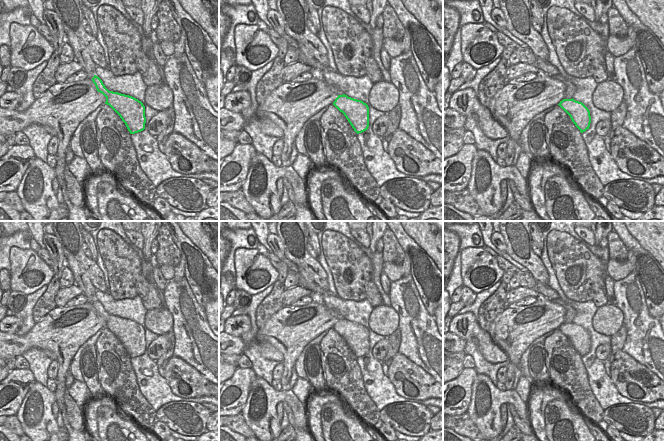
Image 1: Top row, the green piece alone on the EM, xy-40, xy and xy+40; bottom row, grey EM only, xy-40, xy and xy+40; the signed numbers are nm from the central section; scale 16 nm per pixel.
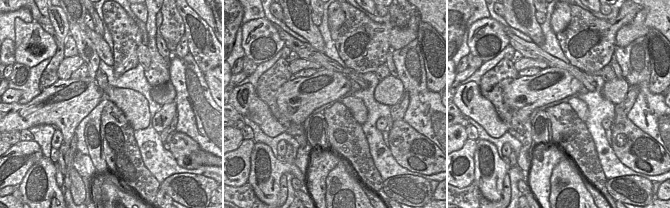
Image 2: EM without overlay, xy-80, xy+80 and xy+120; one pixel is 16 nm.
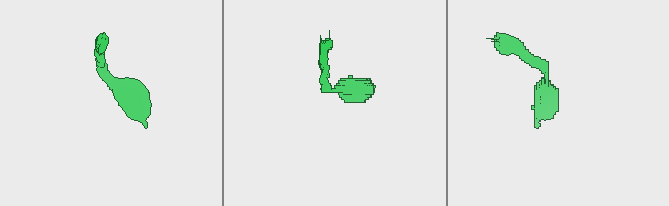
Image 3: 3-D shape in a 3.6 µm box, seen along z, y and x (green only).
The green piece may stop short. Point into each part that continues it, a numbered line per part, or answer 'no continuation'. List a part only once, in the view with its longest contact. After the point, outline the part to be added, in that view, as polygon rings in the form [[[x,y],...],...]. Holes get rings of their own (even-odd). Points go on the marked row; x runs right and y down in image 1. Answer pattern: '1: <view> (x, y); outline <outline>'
no continuation

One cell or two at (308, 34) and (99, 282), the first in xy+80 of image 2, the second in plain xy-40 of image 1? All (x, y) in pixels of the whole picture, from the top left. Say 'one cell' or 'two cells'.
one cell

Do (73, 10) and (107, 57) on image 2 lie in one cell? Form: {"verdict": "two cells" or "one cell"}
{"verdict": "one cell"}

